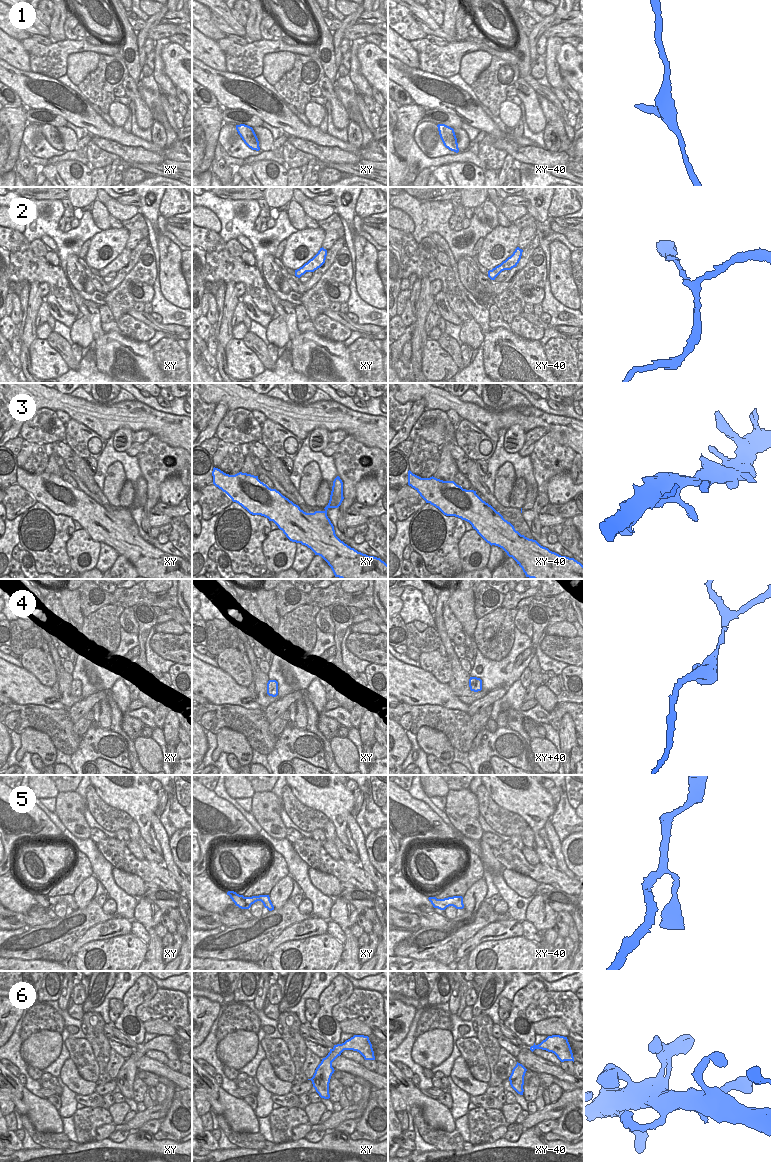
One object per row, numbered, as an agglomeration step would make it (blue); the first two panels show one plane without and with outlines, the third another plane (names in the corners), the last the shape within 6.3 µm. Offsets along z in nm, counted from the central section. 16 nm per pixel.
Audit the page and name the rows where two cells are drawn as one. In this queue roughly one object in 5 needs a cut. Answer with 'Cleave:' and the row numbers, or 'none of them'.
Cleave: 1

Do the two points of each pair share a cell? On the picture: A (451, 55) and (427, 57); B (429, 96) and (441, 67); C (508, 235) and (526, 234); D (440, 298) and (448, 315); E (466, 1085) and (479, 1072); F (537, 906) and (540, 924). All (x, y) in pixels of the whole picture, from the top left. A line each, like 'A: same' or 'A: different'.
A: same
B: different
C: different
D: same
E: different
F: same

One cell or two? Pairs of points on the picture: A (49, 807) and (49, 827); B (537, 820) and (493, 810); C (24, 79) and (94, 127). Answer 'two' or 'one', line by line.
A: two
B: two
C: one

